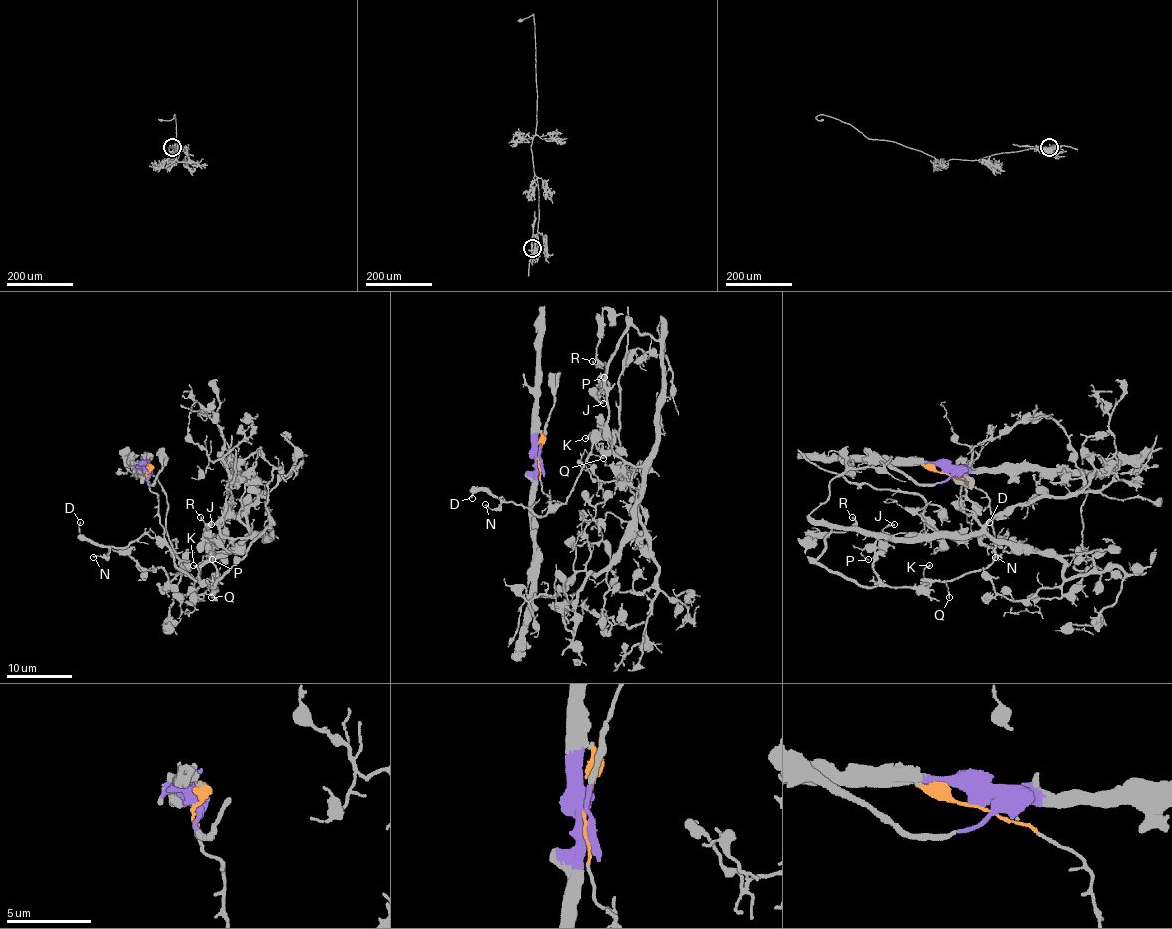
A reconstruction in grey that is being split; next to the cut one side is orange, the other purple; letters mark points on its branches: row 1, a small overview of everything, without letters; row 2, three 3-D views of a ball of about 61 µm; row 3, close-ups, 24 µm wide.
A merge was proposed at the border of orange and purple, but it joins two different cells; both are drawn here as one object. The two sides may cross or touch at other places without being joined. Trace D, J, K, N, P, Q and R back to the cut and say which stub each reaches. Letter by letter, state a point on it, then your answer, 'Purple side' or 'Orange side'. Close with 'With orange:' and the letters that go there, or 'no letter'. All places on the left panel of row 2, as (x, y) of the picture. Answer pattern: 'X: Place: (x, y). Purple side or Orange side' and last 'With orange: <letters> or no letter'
D: Place: (80, 522). Orange side
J: Place: (211, 524). Orange side
K: Place: (193, 565). Orange side
N: Place: (93, 557). Orange side
P: Place: (212, 559). Orange side
Q: Place: (211, 597). Orange side
R: Place: (200, 517). Orange side
With orange: D, J, K, N, P, Q, R

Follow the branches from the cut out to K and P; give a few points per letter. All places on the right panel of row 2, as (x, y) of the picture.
K: (946, 473), (984, 491), (989, 499), (996, 553), (984, 568), (945, 581), (925, 580), (923, 570), (930, 565)
P: (946, 473), (987, 496), (992, 562), (925, 586), (887, 586), (874, 570), (874, 552), (864, 548), (869, 560)

